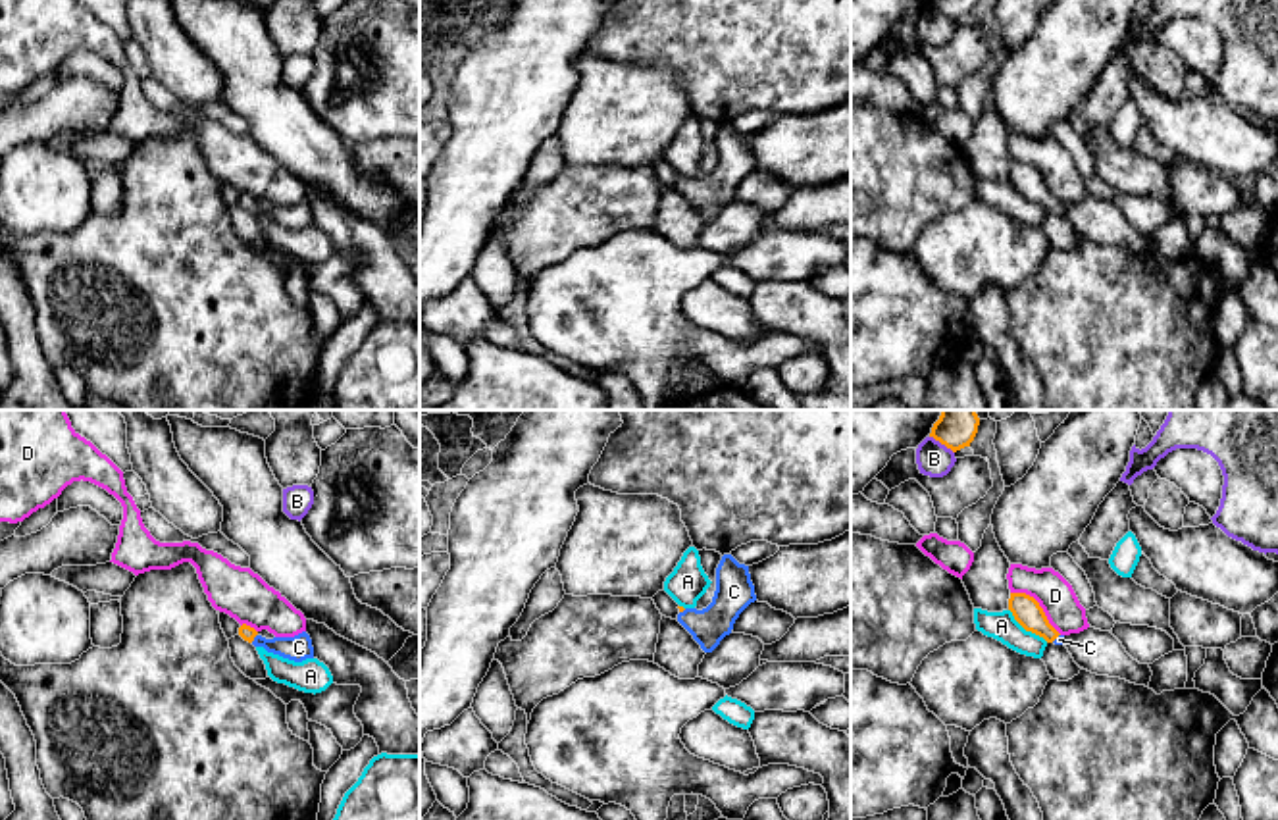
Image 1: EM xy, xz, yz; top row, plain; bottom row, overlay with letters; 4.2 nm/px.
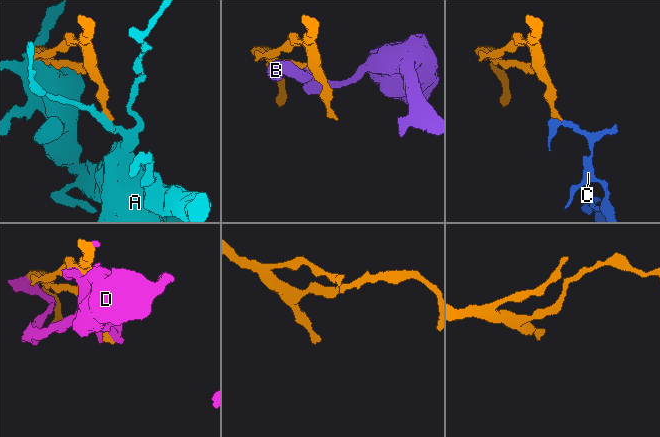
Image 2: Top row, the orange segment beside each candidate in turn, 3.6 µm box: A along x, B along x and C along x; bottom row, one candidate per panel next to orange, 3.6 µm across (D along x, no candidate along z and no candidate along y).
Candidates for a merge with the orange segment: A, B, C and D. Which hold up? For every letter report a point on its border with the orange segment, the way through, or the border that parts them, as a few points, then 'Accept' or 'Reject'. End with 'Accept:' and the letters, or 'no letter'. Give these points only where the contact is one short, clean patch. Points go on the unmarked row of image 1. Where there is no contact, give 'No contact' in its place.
A: Touches orange at yz (1026, 199). Reject
B: Touches orange at yz (942, 12). Reject
C: Touches orange at xy (255, 204). Path across: xy (245, 201), (255, 204), (270, 214), (299, 216). Accept
D: Touches orange at yz (1038, 174). Reject
Accept: C

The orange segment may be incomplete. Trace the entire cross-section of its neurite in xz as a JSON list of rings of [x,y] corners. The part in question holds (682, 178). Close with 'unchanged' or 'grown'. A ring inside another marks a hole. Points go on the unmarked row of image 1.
[[[724,123],[716,137],[712,171],[703,177],[679,177],[677,191],[693,204],[704,221],[712,221],[731,202],[739,183],[756,169],[749,135]]]; grown

